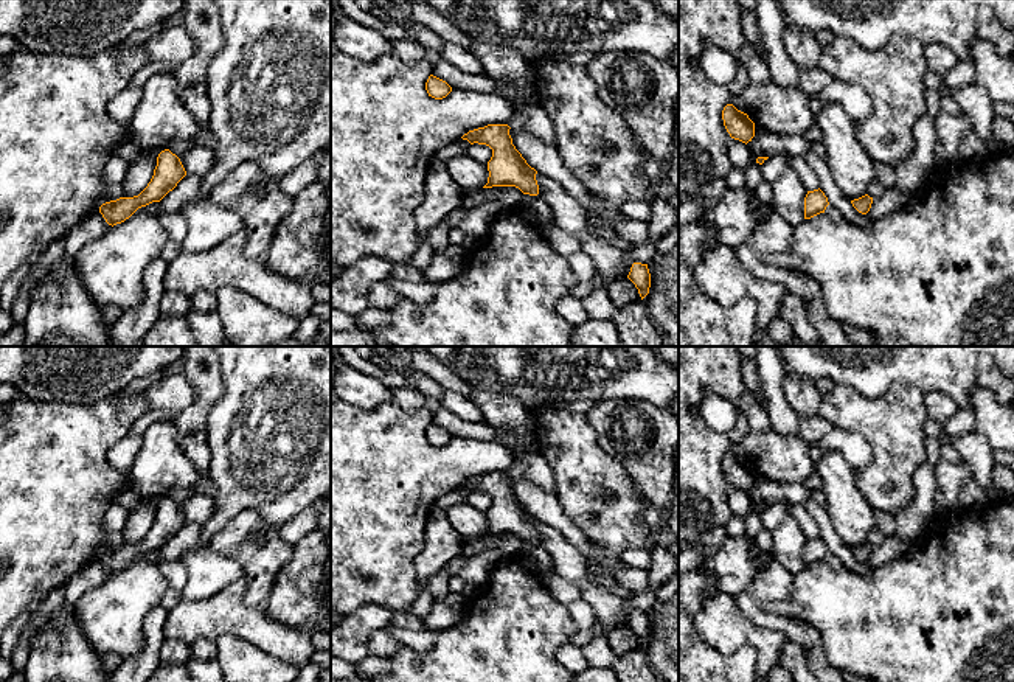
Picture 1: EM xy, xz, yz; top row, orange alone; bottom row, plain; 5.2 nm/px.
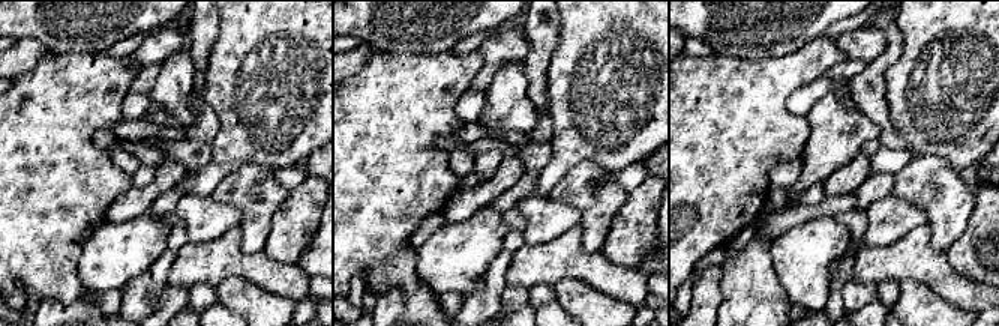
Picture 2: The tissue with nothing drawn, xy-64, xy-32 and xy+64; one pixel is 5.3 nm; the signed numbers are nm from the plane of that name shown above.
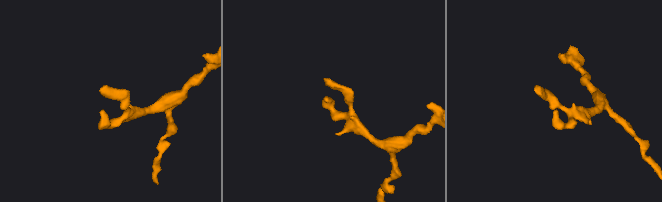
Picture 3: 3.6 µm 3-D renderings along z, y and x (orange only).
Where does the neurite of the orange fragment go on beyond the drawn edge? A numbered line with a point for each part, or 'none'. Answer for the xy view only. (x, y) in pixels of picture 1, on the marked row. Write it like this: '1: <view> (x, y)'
none

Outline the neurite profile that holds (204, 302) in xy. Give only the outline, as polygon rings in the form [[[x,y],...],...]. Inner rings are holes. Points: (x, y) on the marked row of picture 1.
[[[200,291],[191,295],[189,298],[191,298],[191,311],[211,312],[216,311],[217,308],[214,292]]]

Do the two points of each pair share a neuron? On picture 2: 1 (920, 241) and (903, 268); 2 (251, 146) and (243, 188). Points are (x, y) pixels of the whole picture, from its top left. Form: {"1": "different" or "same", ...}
{"1": "same", "2": "different"}

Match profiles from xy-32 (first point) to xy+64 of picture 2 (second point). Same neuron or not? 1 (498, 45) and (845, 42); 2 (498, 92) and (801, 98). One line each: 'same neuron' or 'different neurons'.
1: same neuron
2: different neurons

